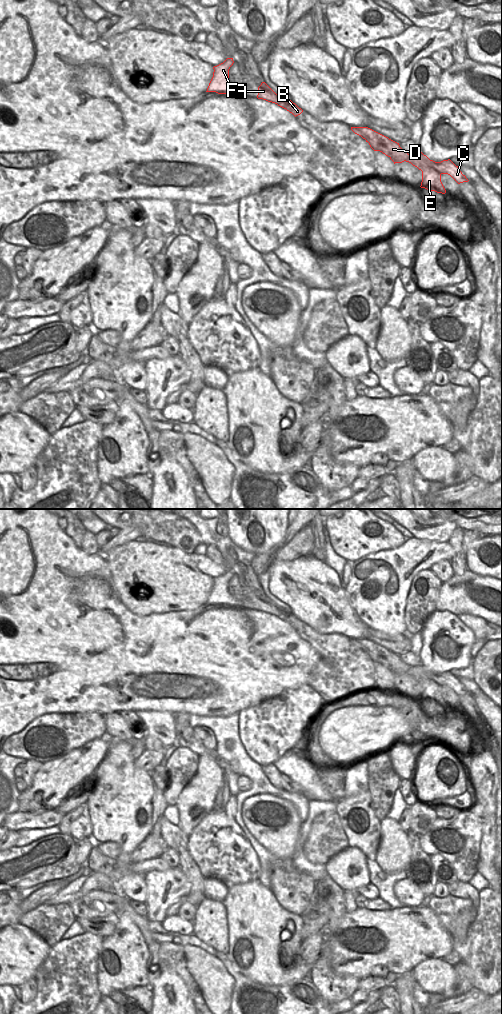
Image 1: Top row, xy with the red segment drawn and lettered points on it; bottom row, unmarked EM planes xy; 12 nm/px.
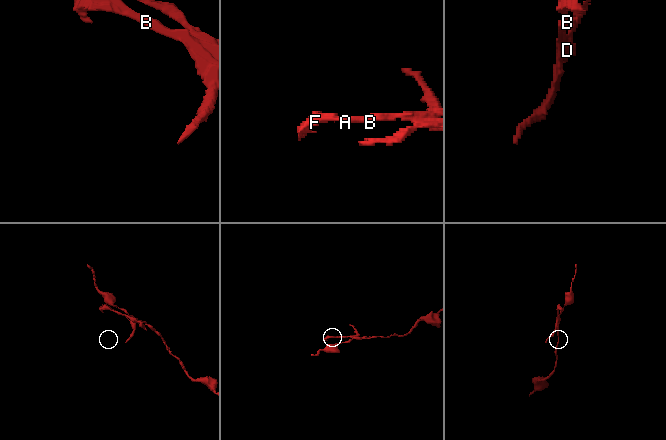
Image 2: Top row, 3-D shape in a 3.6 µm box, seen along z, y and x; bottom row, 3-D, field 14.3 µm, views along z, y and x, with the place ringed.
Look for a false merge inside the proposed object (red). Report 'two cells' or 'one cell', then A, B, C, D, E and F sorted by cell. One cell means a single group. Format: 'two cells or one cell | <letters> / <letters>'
two cells | A B E F / C D

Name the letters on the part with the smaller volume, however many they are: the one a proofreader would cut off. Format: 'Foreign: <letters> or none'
Foreign: A, B, E, F

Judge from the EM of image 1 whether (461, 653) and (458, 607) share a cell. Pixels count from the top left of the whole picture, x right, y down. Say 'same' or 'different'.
different

